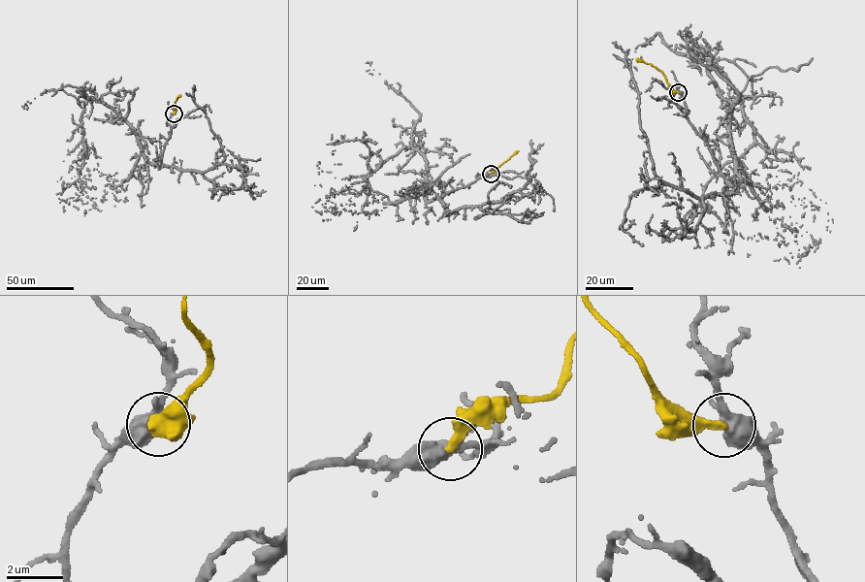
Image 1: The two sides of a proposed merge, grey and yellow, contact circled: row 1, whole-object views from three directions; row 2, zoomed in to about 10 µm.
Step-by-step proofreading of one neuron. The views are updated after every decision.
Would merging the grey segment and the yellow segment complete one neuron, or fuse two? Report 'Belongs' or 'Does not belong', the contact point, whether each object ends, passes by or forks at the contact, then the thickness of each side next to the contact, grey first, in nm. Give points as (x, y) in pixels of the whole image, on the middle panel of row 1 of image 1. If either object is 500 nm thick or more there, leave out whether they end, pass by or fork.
Does not belong. Place: (491, 174). At the ring grey passes by. At the ring yellow ends. Thickness 460 nm (grey) against 320 nm

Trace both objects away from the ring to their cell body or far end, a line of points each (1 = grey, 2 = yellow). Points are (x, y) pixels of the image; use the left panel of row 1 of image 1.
1: (174, 113), (162, 160), (150, 163), (115, 111), (87, 101), (82, 166), (61, 192), (73, 200), (60, 203)
2: (174, 113), (175, 103), (180, 95)

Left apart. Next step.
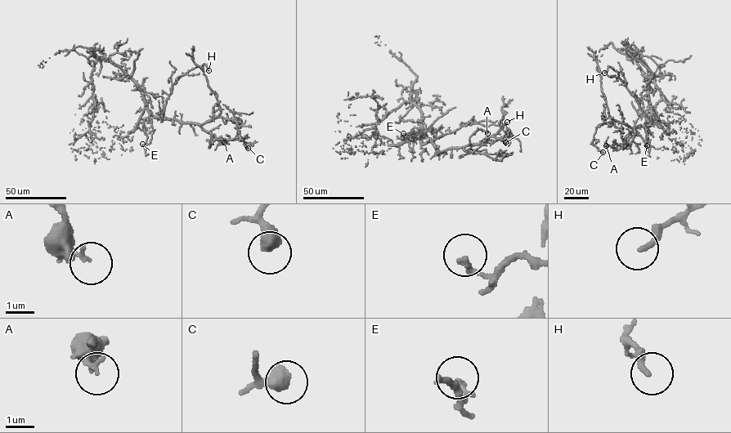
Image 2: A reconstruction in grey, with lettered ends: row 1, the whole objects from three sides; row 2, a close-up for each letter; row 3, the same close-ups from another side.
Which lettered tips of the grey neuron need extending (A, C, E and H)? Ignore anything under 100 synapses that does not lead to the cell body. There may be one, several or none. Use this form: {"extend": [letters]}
{"extend": []}

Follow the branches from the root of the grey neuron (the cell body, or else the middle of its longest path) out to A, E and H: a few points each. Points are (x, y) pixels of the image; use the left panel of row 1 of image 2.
A: (133, 80), (154, 116), (199, 124), (211, 133), (209, 146), (215, 139), (224, 142)
E: (133, 80), (143, 96), (153, 131), (150, 143), (142, 144)
H: (133, 80), (150, 113), (162, 117), (167, 98), (177, 80), (204, 64), (208, 70)

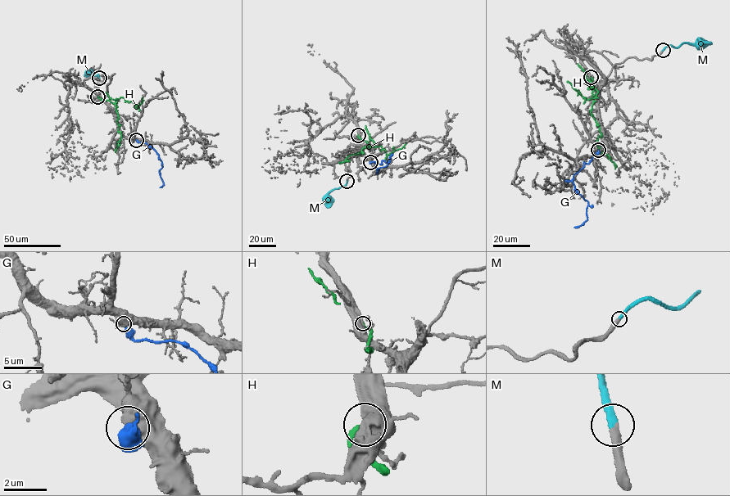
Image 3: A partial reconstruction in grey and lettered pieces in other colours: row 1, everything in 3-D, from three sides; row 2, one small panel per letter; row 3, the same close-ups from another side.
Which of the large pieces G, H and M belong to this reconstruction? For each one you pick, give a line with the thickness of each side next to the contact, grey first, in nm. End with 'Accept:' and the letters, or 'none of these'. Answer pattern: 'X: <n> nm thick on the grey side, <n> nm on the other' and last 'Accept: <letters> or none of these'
M: 360 nm thick on the grey side, 360 nm on the other
Accept: M

